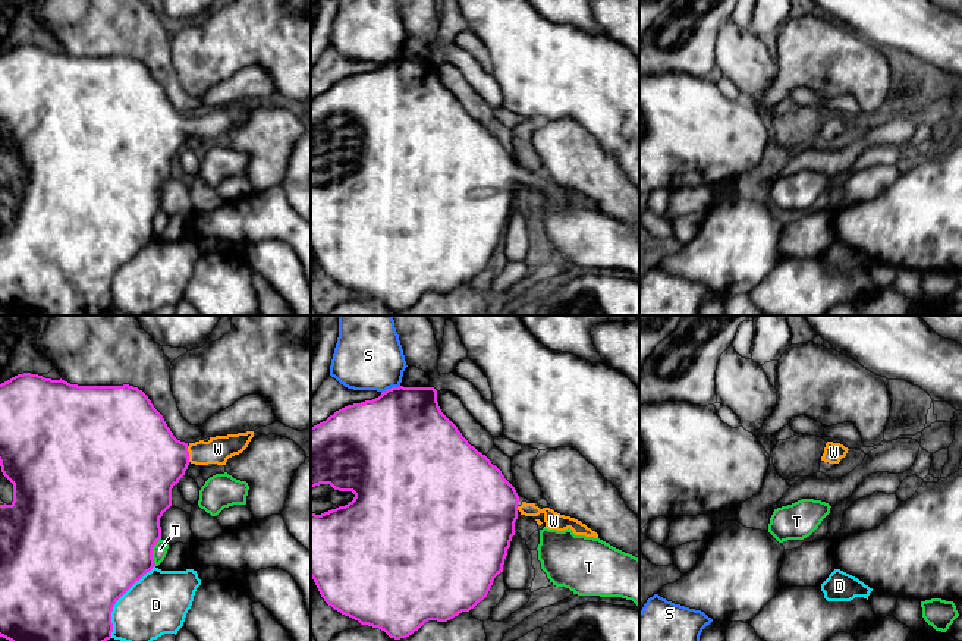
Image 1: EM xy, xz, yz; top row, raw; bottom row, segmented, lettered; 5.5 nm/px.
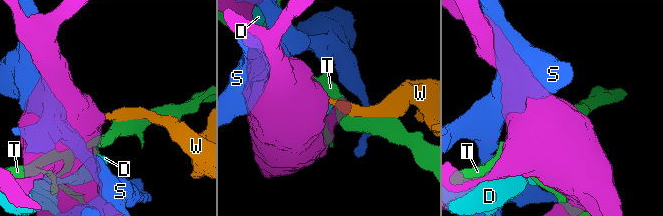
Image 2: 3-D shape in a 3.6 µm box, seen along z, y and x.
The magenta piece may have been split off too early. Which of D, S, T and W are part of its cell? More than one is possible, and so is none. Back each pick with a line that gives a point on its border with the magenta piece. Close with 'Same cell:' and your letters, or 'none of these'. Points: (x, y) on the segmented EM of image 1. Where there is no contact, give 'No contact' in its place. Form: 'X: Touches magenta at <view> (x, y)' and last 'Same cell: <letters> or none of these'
W: Touches magenta at xy (188, 453)
Same cell: W

